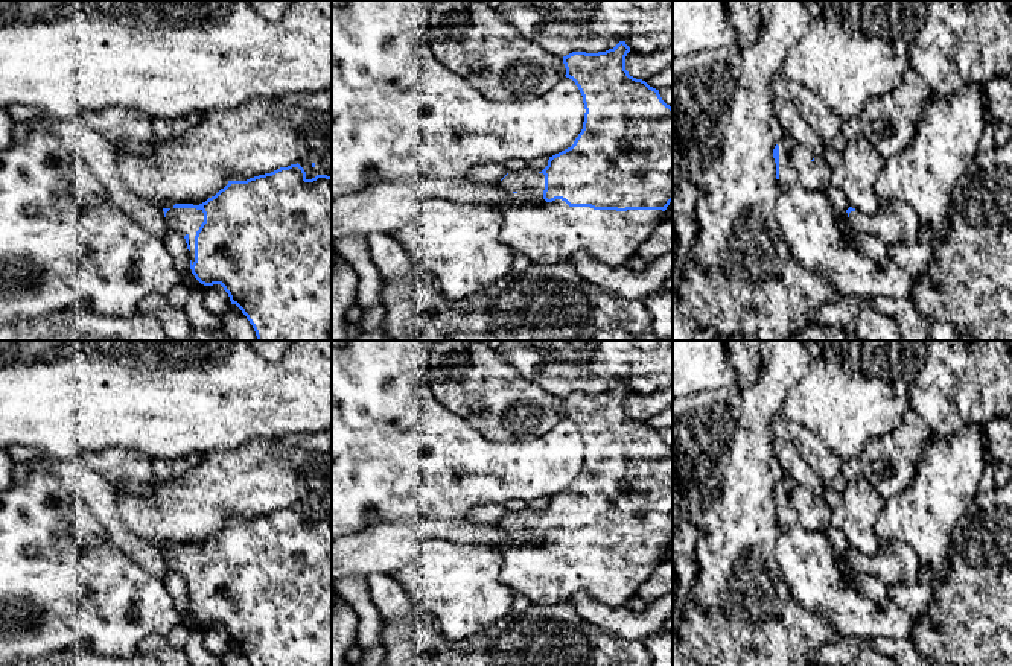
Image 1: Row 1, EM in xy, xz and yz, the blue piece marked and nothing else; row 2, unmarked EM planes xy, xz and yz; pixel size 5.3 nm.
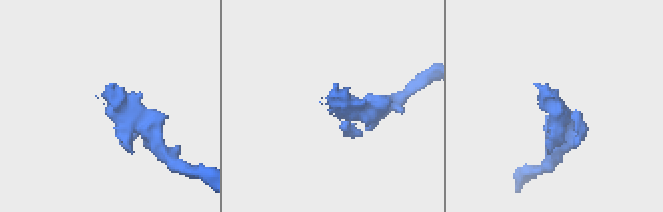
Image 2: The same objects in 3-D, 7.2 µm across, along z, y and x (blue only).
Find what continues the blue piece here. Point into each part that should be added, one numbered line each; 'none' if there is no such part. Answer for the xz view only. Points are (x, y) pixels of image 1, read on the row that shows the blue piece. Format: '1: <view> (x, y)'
1: xz (545, 231)

